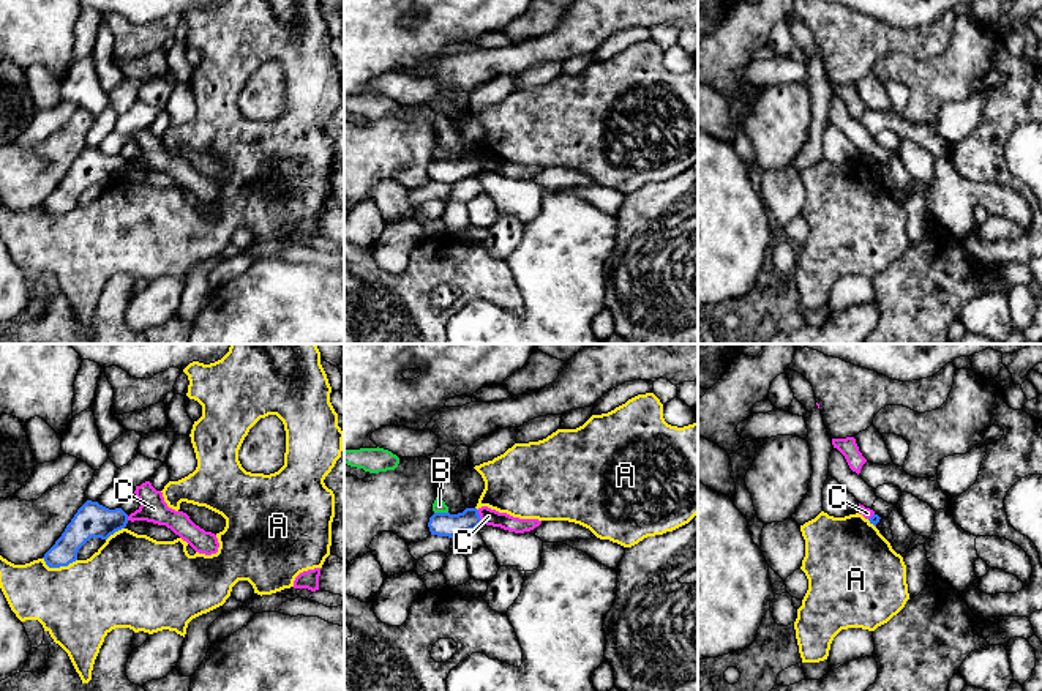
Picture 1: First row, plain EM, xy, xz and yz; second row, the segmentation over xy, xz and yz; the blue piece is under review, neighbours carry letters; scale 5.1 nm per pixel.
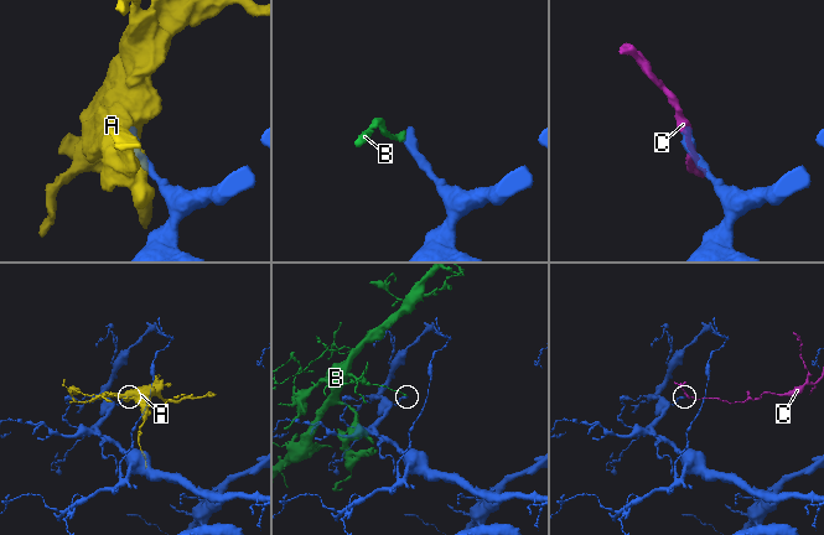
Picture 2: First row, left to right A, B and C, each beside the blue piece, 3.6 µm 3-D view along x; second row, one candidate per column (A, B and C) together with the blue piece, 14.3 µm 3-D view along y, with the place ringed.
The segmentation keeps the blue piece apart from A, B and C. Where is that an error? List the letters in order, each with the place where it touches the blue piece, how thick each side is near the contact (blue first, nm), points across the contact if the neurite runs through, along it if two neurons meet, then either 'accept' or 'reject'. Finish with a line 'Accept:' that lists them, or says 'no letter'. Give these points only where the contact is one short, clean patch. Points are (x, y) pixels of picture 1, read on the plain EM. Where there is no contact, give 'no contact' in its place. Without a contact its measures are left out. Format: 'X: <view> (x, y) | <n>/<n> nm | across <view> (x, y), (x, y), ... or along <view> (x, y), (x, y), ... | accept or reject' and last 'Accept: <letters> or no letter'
A: xy (59, 213) | 140/400 nm | reject
B: xz (441, 160) | 130/70 nm | reject
C: xz (479, 163) | 130/90 nm | along xz (477, 156), (482, 168) | reject
Accept: no letter

